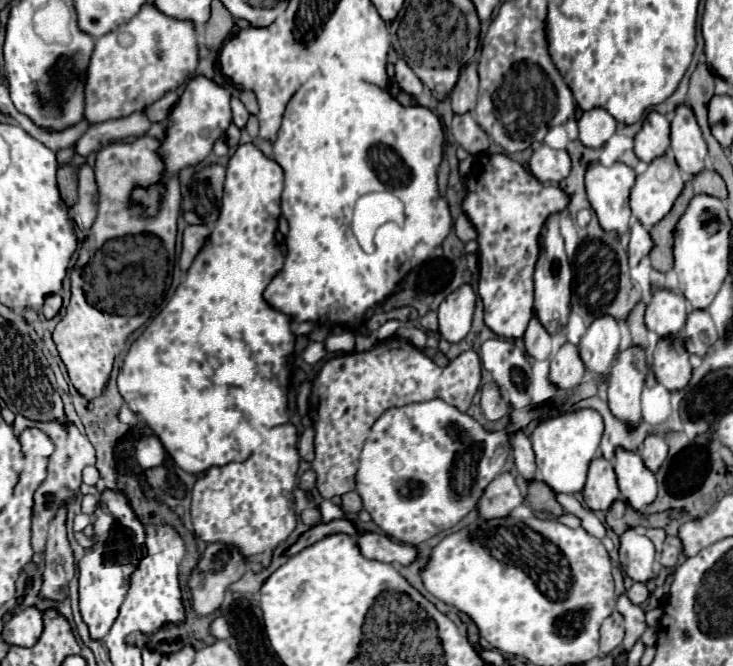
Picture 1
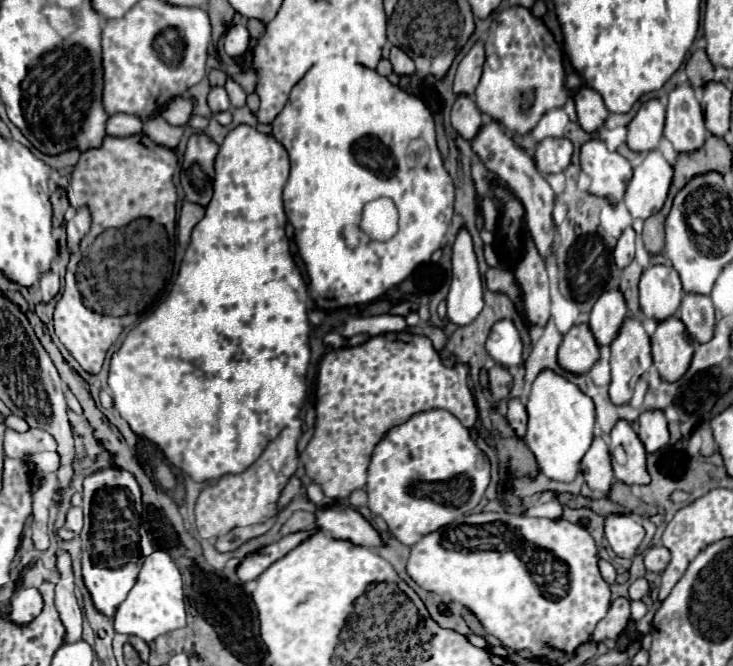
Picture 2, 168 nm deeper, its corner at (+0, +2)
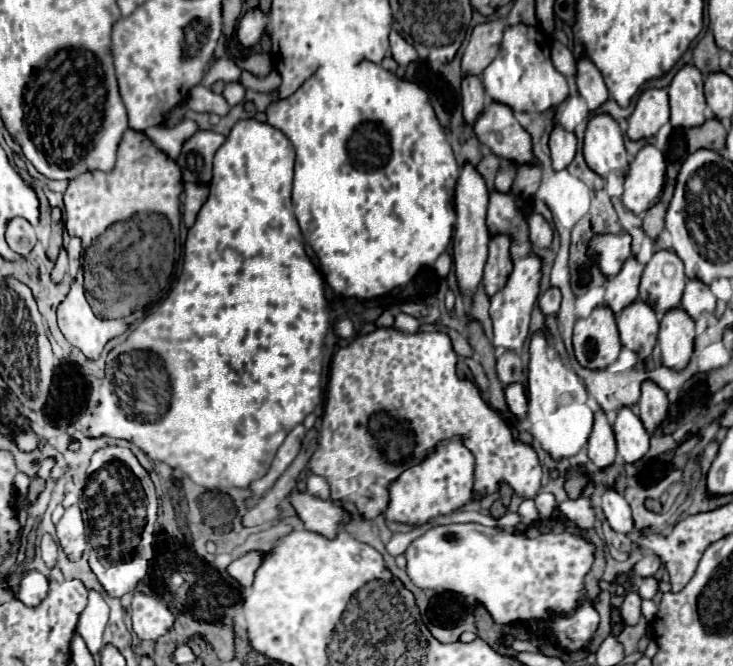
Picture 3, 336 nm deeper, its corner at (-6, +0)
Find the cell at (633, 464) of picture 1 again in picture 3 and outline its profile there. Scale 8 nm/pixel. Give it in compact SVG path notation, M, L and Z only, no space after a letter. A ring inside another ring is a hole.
M623 406L617 412L615 420L615 438L617 438L617 452L625 458L625 462L637 462L649 450L649 434L637 416L635 410Z

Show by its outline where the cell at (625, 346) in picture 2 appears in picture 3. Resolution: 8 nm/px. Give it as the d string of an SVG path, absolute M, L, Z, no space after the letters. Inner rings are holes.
M635 300L617 316L617 328L623 346L637 352L639 358L645 358L657 344L659 318L653 306L643 300Z

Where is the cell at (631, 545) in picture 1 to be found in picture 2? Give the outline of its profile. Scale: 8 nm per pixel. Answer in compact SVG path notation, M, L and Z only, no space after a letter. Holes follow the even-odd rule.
M611 514L611 516L607 516L607 522L605 522L605 538L619 558L631 560L631 558L635 558L643 538L645 538L645 530L631 516Z

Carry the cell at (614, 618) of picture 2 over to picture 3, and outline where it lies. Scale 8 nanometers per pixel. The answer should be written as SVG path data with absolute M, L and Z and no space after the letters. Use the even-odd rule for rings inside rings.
M629 592L621 604L621 616L625 620L625 624L633 626L639 622L641 618L641 598L637 592Z

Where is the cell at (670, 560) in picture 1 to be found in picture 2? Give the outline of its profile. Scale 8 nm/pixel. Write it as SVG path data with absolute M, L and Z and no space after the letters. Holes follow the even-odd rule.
M663 546L651 548L645 556L645 566L651 572L663 572L669 562L671 562L671 552L667 552L667 548L663 548Z

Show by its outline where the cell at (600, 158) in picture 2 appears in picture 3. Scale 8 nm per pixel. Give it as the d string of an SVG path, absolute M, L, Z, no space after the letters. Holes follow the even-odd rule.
M595 114L585 130L583 156L597 174L607 176L611 170L625 174L629 170L629 154L623 146L619 124L609 114Z

